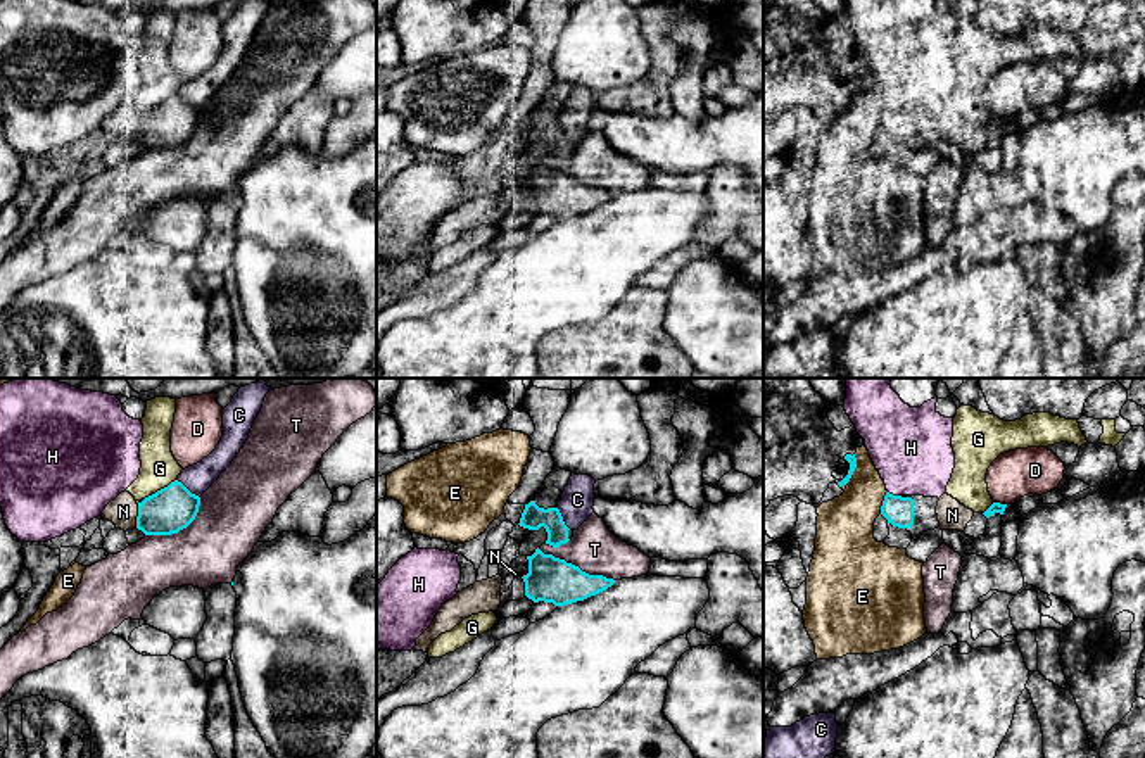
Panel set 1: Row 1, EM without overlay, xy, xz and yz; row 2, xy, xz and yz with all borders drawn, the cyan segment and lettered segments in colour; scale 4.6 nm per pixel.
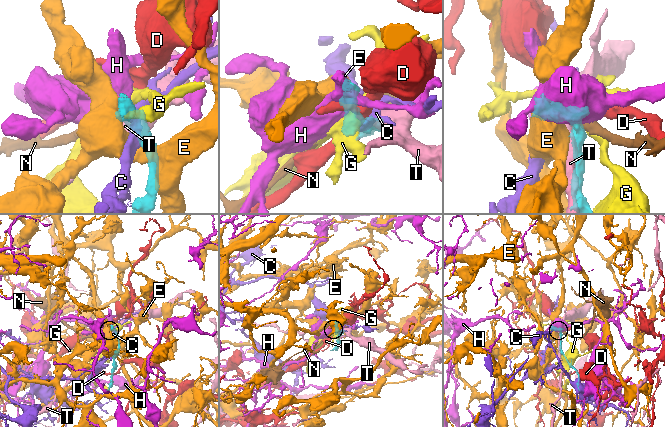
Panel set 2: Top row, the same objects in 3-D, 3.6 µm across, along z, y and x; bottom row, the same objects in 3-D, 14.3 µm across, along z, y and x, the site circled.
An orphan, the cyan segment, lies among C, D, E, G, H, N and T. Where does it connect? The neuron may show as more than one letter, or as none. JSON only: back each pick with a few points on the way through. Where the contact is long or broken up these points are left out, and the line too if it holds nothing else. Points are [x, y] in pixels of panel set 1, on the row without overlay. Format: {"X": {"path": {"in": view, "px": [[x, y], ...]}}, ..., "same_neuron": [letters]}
{"same_neuron": ["N"]}

